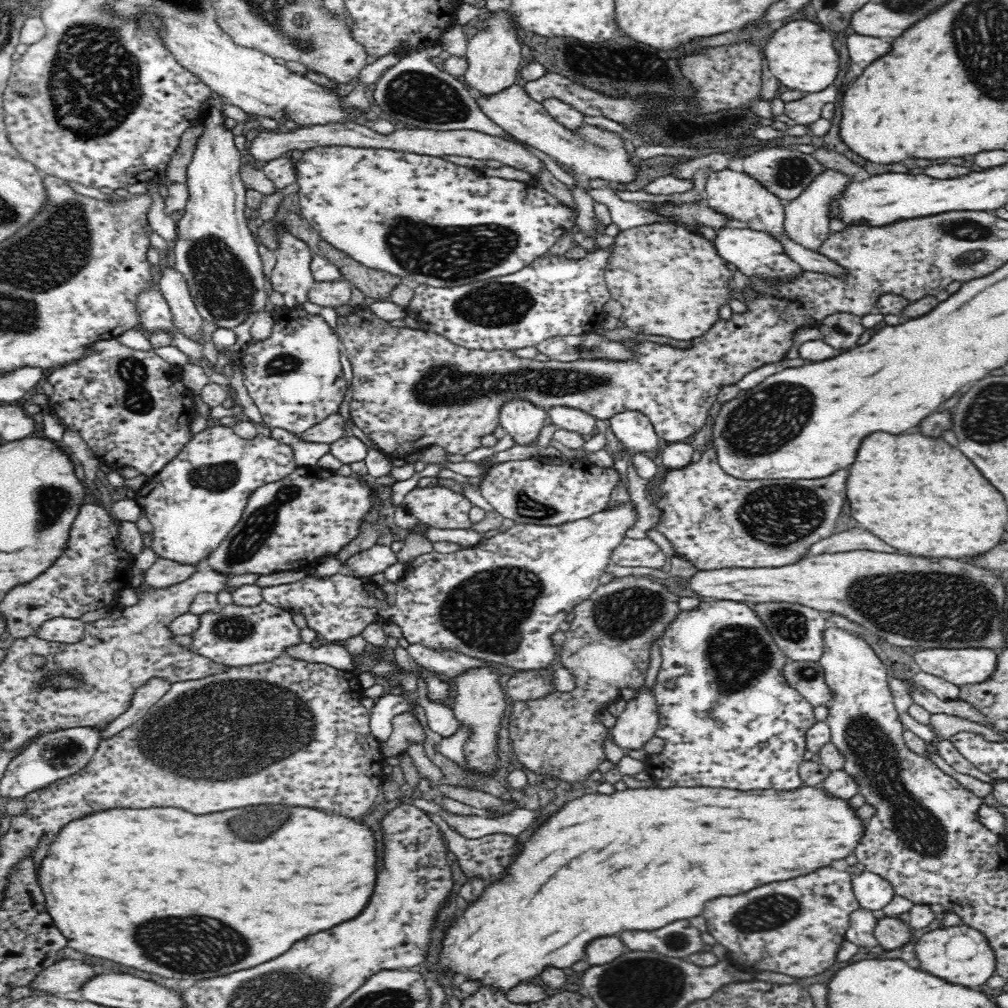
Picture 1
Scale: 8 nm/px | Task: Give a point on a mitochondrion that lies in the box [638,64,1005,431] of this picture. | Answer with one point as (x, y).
(975, 237)

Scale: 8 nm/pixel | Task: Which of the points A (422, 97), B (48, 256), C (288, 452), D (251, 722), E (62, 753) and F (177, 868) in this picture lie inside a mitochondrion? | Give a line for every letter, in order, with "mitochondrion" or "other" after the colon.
A: mitochondrion
B: mitochondrion
C: other
D: mitochondrion
E: mitochondrion
F: other

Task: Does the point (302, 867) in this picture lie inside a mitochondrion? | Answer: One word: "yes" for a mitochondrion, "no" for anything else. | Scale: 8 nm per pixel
no

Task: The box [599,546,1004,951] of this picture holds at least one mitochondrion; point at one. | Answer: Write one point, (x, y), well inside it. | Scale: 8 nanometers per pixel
(875, 756)

